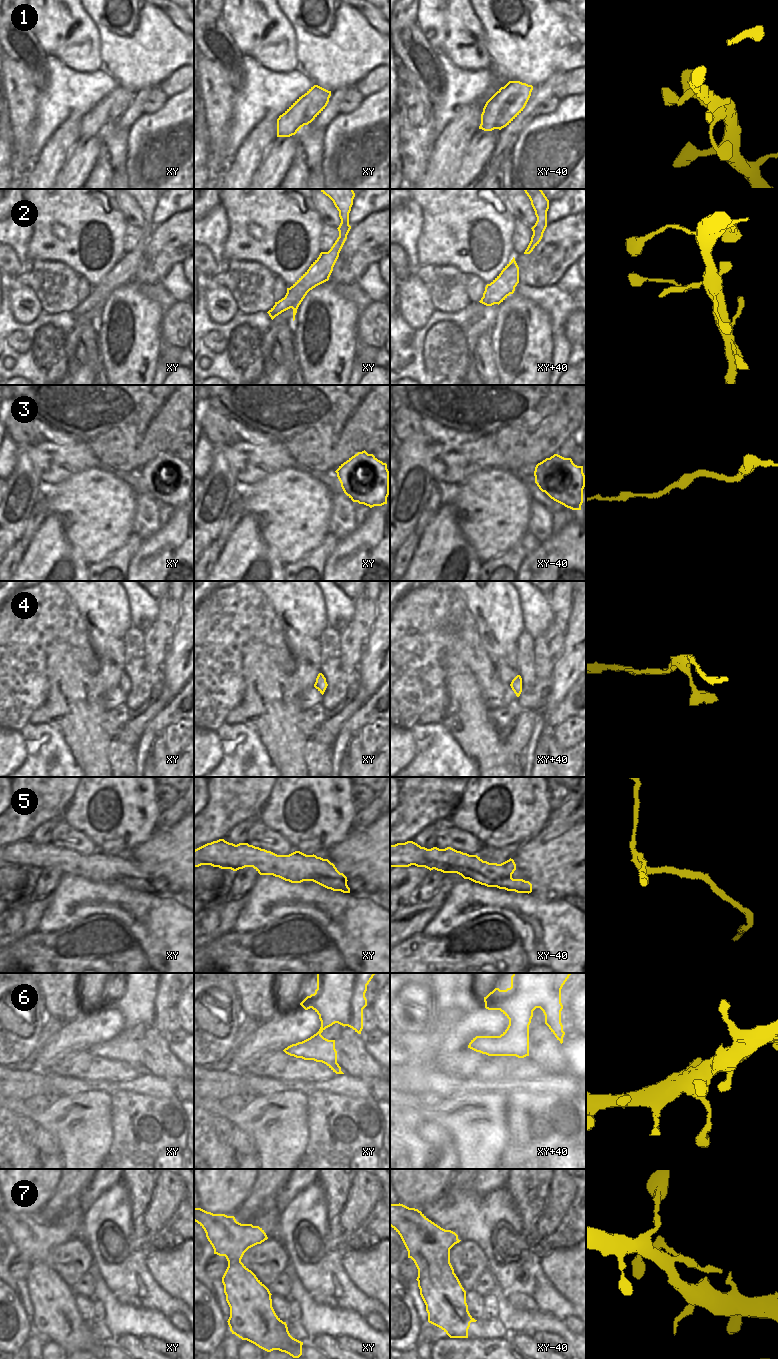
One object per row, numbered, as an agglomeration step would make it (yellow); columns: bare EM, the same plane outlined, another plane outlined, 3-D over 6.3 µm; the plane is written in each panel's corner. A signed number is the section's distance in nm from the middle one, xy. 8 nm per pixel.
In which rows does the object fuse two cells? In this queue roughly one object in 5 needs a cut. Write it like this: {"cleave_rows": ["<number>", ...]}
{"cleave_rows": []}

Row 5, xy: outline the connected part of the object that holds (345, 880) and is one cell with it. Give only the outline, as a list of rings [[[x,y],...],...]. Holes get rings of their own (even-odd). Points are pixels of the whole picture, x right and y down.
[[[219,839],[194,850],[194,867],[201,865],[211,865],[233,871],[245,867],[253,867],[260,875],[273,875],[291,883],[313,881],[333,891],[350,893],[350,888],[347,885],[347,877],[343,873],[340,873],[333,863],[328,859],[317,857],[314,854],[306,855],[300,851],[295,851],[289,855],[277,855],[271,851],[249,845],[248,843],[235,845],[224,839]]]

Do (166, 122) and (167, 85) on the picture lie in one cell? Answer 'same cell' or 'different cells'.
different cells

